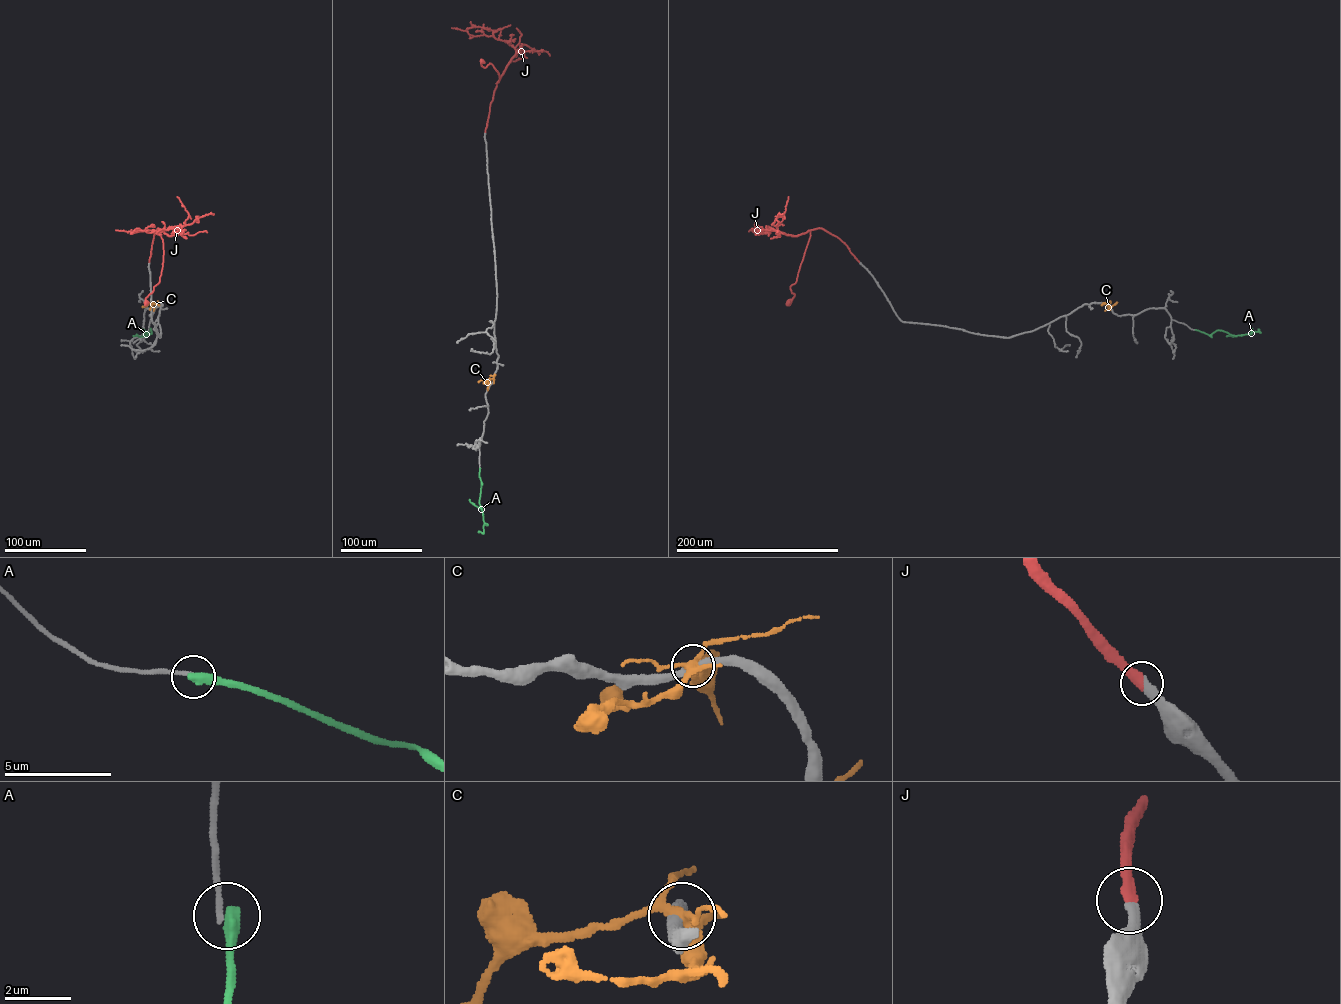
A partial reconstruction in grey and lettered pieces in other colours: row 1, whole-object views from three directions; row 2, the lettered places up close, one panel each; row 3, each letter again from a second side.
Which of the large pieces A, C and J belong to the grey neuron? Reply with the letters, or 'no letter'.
J

